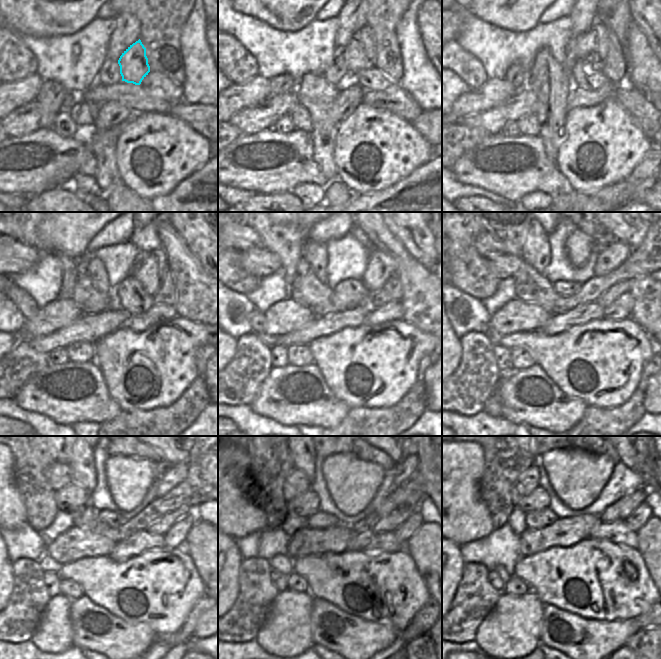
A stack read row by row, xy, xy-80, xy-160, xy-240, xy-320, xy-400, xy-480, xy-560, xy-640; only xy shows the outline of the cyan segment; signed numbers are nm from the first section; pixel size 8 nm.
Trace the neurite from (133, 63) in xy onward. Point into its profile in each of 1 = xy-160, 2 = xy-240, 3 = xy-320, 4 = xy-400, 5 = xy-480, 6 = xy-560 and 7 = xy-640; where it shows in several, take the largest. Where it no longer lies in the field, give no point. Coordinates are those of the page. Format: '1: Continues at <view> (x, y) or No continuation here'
1: Continues at xy-160 (592, 46)
2: Continues at xy-240 (149, 271)
3: Continues at xy-320 (380, 267)
4: Continues at xy-400 (613, 256)
5: Continues at xy-480 (177, 472)
6: Continues at xy-560 (402, 471)
7: Continues at xy-640 (641, 456).

